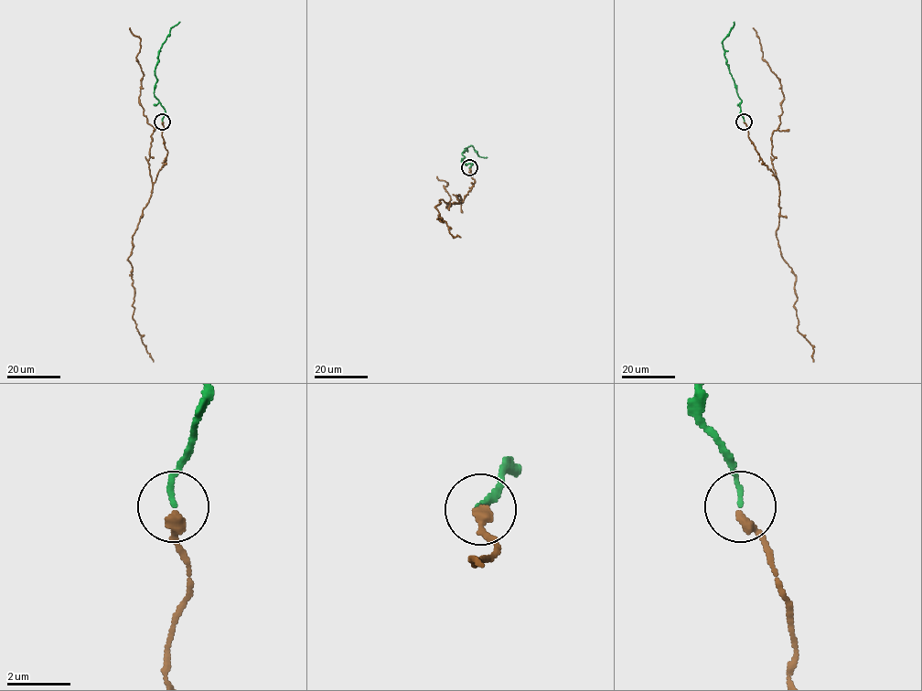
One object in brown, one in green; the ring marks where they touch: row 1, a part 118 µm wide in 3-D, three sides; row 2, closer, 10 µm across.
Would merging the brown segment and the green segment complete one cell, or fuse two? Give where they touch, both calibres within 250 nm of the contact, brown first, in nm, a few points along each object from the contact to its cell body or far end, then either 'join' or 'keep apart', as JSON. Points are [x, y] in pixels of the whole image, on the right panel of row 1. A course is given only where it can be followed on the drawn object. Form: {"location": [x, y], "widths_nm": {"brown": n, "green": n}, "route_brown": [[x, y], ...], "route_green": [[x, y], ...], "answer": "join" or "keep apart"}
{"location": [744, 122], "widths_nm": {"brown": 340, "green": 150}, "route_brown": [[744, 122], [755, 149], [778, 181], [776, 236], [781, 255], [796, 276], [797, 328], [812, 346], [813, 362]], "route_green": [[744, 121], [741, 113], [741, 100], [726, 64], [722, 41], [734, 21]], "answer": "join"}

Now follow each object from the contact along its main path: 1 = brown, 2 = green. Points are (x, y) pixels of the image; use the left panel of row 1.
1: (162, 122), (166, 163), (143, 210), (128, 259), (133, 268), (133, 318), (154, 362)
2: (162, 121), (165, 109), (154, 95), (158, 51), (172, 27), (179, 21)

